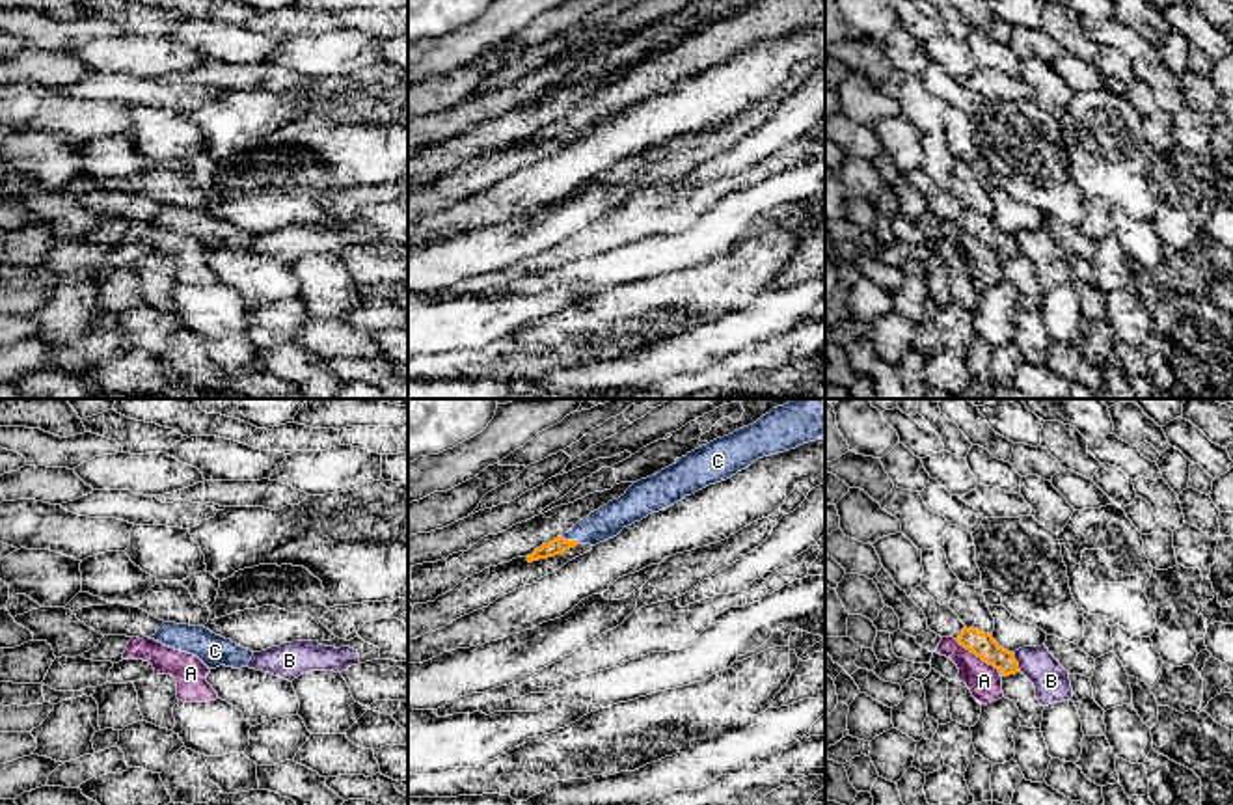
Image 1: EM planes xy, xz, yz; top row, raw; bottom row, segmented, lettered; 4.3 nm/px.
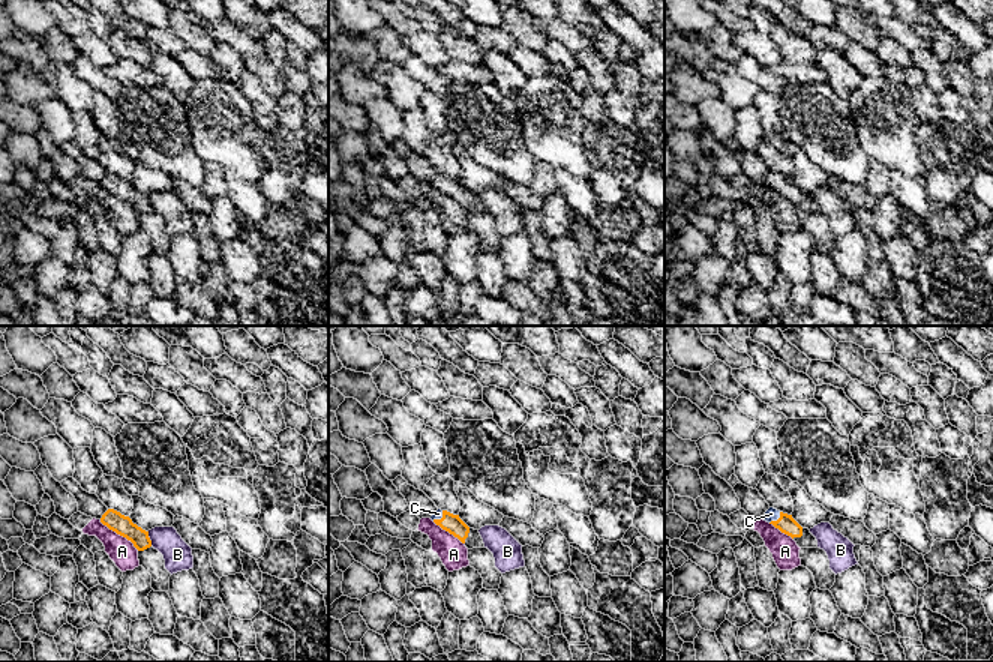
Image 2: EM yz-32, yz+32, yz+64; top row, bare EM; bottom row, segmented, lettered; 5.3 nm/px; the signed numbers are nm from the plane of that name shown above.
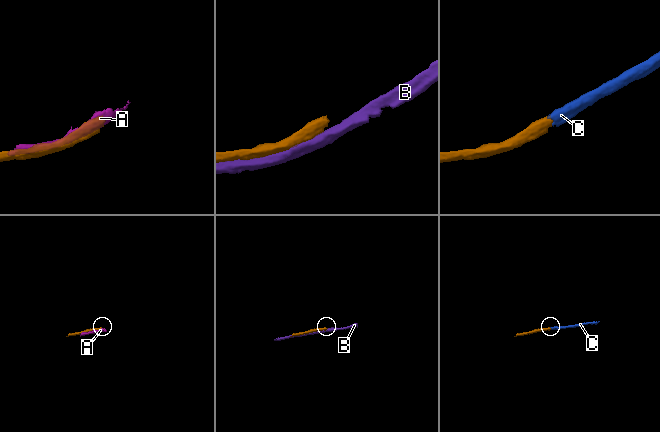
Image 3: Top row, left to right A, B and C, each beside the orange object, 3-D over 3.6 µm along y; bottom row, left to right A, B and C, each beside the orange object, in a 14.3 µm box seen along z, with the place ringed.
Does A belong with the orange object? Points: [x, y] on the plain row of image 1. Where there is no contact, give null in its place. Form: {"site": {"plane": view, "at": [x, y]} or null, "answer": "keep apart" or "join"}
{"site": {"plane": "yz", "at": [976, 237]}, "answer": "keep apart"}

